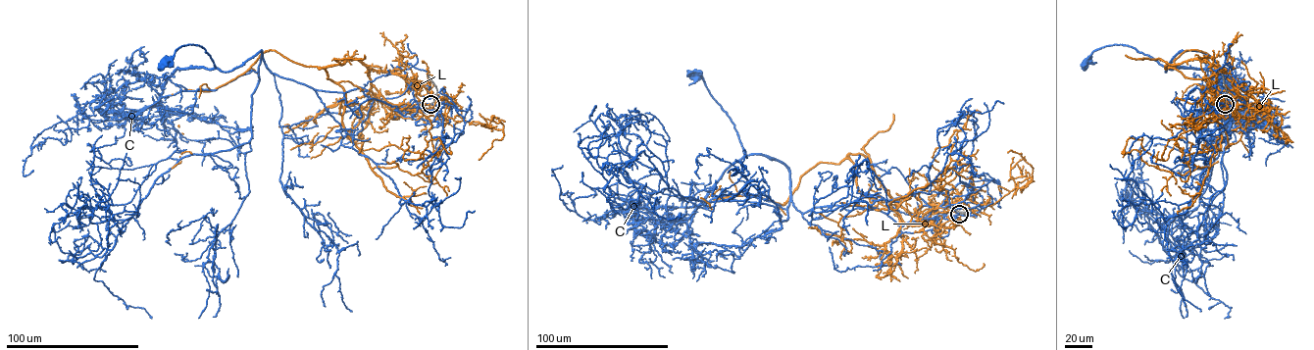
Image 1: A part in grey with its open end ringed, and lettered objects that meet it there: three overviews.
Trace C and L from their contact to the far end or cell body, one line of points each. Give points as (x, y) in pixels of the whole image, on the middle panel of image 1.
C: (960, 214), (900, 226), (878, 209), (801, 213), (789, 170), (745, 155), (731, 118), (693, 76)
L: (959, 214), (906, 223), (862, 194), (847, 159), (807, 171), (783, 204), (700, 197)

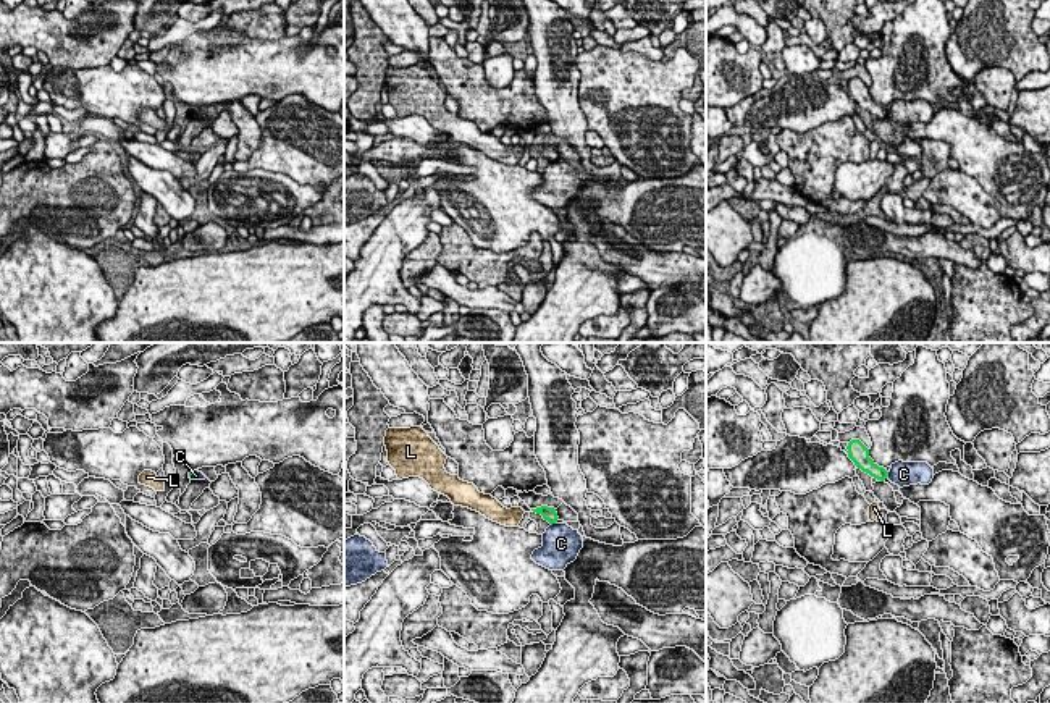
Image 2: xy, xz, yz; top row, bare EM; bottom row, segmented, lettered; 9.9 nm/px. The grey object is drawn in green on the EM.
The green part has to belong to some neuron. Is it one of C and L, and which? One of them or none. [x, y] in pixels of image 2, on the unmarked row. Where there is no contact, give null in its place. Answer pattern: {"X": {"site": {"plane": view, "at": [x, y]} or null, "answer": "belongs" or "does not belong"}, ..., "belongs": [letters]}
{"C": {"site": {"plane": "yz", "at": [887, 113]}, "answer": "does not belong"}, "L": {"site": null, "answer": "belongs"}, "belongs": ["L"]}

